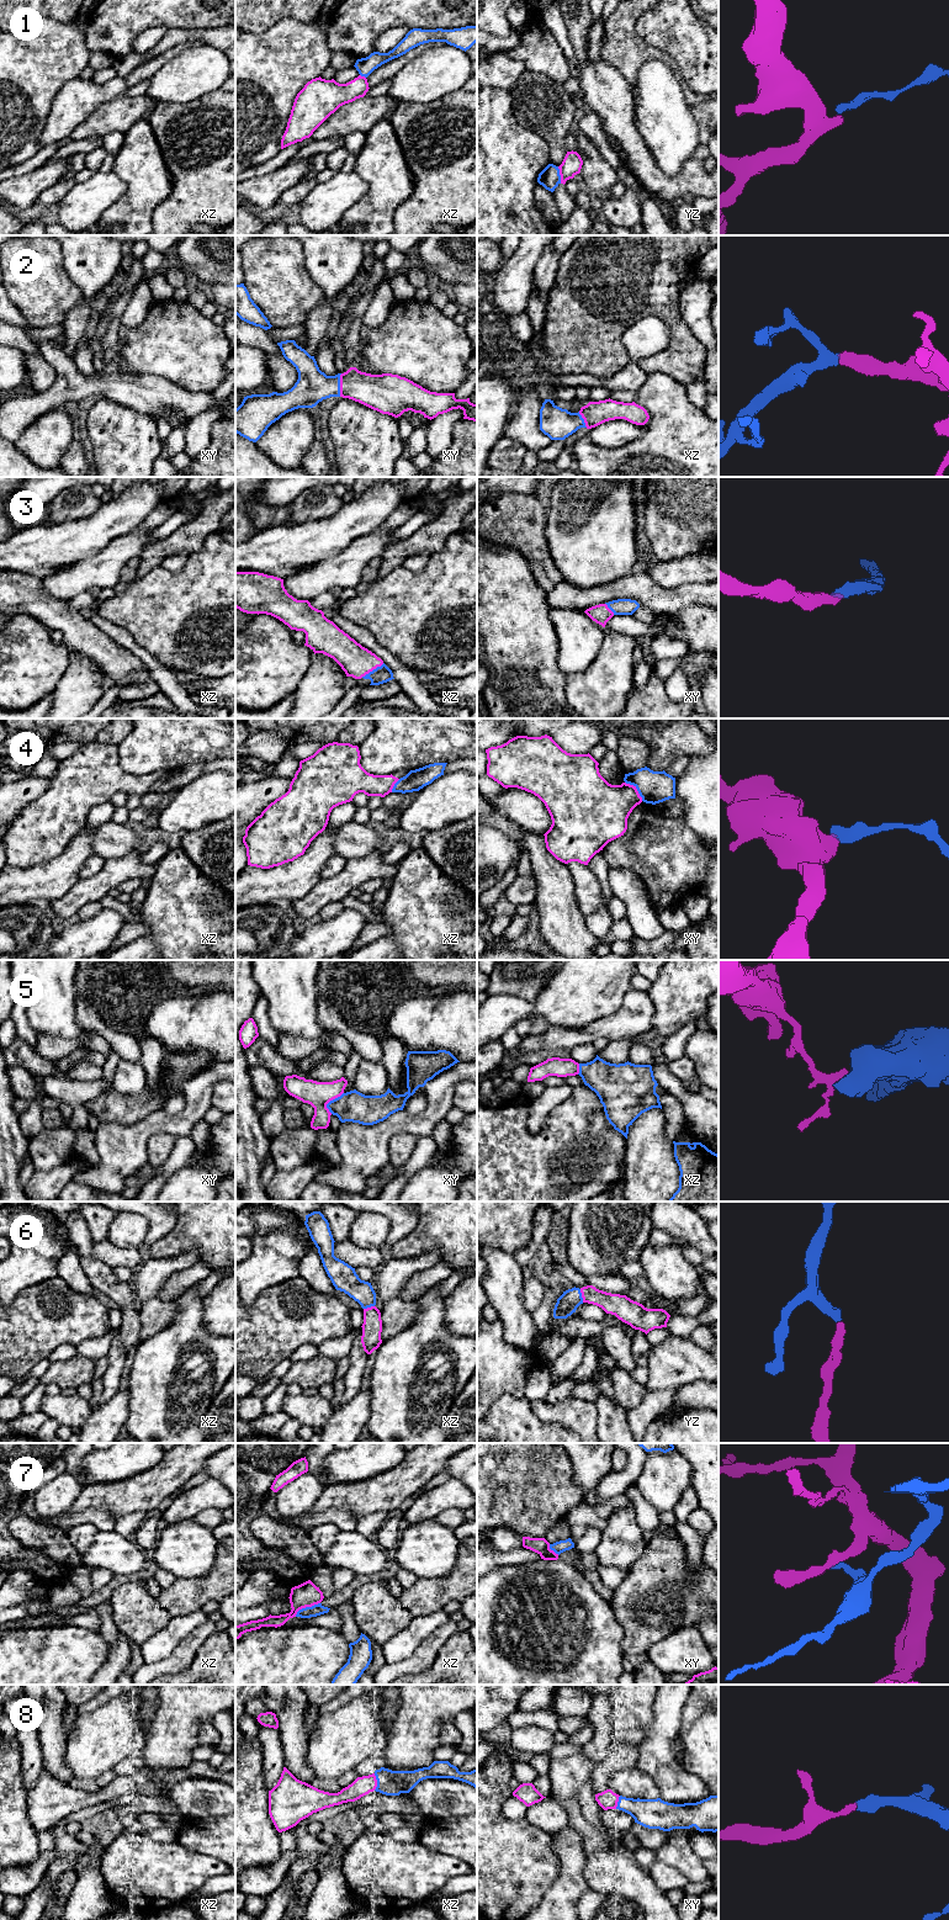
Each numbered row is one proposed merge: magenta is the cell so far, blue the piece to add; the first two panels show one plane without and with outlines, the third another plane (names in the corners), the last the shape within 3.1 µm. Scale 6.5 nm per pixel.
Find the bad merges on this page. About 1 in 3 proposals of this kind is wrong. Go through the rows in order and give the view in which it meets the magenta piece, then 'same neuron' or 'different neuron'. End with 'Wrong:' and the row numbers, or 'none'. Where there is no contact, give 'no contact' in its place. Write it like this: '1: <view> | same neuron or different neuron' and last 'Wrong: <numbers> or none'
1: yz | different neuron
2: xy | same neuron
3: xz | same neuron
4: xy | different neuron
5: xy | different neuron
6: yz | same neuron
7: xz | different neuron
8: xz | same neuron
Wrong: 1, 4, 5, 7

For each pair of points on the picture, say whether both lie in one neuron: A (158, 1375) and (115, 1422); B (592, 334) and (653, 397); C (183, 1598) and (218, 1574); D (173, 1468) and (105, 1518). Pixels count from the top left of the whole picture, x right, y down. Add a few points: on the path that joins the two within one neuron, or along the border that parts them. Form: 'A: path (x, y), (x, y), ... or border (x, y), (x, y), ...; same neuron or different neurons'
A: border (128, 1388), (130, 1407), (123, 1430); different neurons
B: border (648, 372), (663, 372), (677, 381); different neurons
C: path (191, 1594), (197, 1592), (210, 1582); same neuron
D: border (107, 1509), (84, 1509), (79, 1511); different neurons

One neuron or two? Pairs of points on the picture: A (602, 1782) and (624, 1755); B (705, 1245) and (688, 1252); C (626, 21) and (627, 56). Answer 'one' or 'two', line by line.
A: one
B: two
C: one

